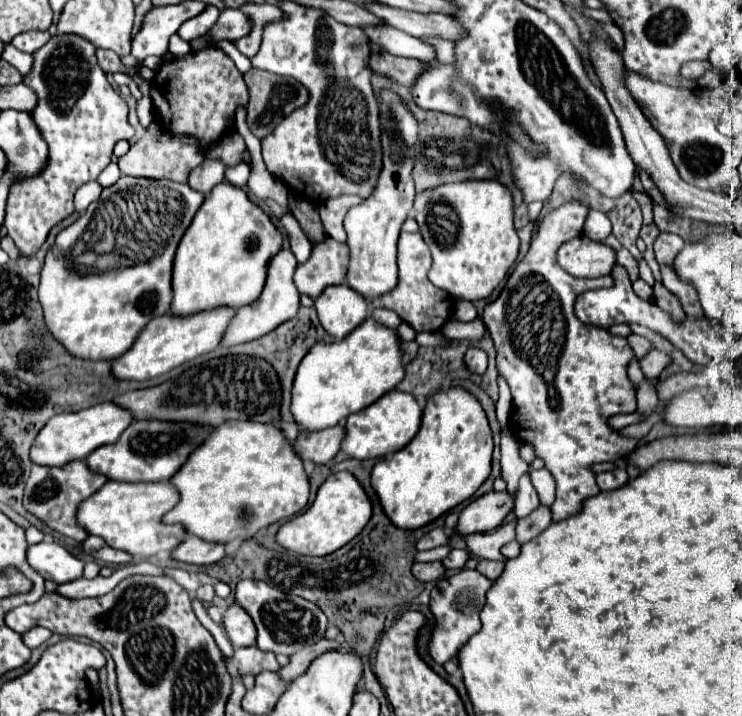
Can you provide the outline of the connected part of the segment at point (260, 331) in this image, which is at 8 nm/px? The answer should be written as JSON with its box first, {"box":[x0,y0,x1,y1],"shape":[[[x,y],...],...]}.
{"box":[221,249,299,347],"shape":[[[281,249],[281,251],[271,259],[267,283],[265,283],[265,289],[263,289],[261,297],[259,297],[257,301],[253,301],[249,307],[237,309],[237,315],[233,317],[231,325],[227,327],[227,331],[225,331],[225,335],[223,335],[223,341],[221,341],[223,347],[241,345],[241,343],[259,339],[259,337],[263,337],[265,333],[269,333],[269,331],[273,331],[275,327],[279,327],[281,323],[285,323],[285,321],[289,321],[291,317],[295,317],[295,313],[297,313],[297,309],[299,309],[299,291],[297,291],[297,287],[295,287],[295,283],[293,283],[295,267],[297,267],[297,259],[295,259],[295,255],[291,253],[291,249]]]}

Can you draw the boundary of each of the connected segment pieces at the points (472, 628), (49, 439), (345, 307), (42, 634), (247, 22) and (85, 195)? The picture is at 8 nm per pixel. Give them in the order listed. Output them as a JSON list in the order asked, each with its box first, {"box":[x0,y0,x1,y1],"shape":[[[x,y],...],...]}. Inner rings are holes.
[{"box":[429,569,491,665],"shape":[[[461,569],[459,573],[439,579],[435,583],[431,591],[431,601],[429,601],[429,609],[435,617],[435,629],[431,631],[431,637],[429,637],[429,655],[433,657],[435,663],[445,665],[449,659],[455,657],[457,649],[463,647],[467,639],[481,629],[479,613],[485,605],[485,593],[489,591],[489,587],[491,587],[491,581],[485,575],[469,569]]]},{"box":[31,401,133,467],"shape":[[[113,401],[93,405],[93,407],[81,409],[77,413],[55,415],[39,431],[39,435],[31,447],[31,459],[37,465],[47,465],[47,467],[61,467],[69,461],[85,459],[97,447],[115,443],[121,437],[121,433],[131,425],[131,421],[133,421],[133,417],[123,407],[117,407]]]},{"box":[315,285,367,341],"shape":[[[345,285],[327,287],[317,299],[315,309],[321,327],[335,339],[341,341],[367,317],[367,305],[361,295]]]},{"box":[21,627,51,649],"shape":[[[31,627],[29,631],[25,631],[25,635],[21,635],[23,637],[23,643],[29,647],[29,649],[35,649],[35,647],[39,647],[43,641],[47,641],[49,637],[51,637],[51,633],[47,631],[47,629],[43,629],[43,627]]]},{"box":[191,9,253,49],"shape":[[[225,9],[219,15],[213,29],[205,37],[199,37],[199,39],[191,41],[191,47],[199,49],[199,47],[203,47],[207,43],[217,43],[221,39],[241,39],[241,37],[247,37],[251,33],[251,29],[253,29],[253,23],[243,11]]]},{"box":[75,181,103,213],"shape":[[[91,181],[87,185],[83,185],[77,193],[75,193],[75,211],[83,213],[95,199],[99,199],[103,188],[99,183]]]}]

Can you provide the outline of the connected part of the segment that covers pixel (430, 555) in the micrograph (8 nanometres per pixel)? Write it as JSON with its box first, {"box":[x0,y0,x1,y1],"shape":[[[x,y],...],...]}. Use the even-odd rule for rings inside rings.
{"box":[415,547,451,561],"shape":[[[435,547],[429,551],[419,551],[415,553],[415,561],[441,561],[445,555],[449,555],[451,547]]]}

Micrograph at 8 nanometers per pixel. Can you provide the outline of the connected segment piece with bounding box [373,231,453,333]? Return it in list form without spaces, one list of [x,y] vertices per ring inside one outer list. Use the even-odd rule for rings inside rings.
[[[401,233],[397,245],[398,283],[397,287],[389,293],[385,293],[381,299],[373,301],[373,307],[385,307],[399,313],[399,317],[409,323],[417,333],[419,331],[439,331],[447,319],[453,305],[453,299],[443,291],[437,289],[429,279],[427,271],[431,267],[431,255],[429,247],[421,239],[419,233]]]

